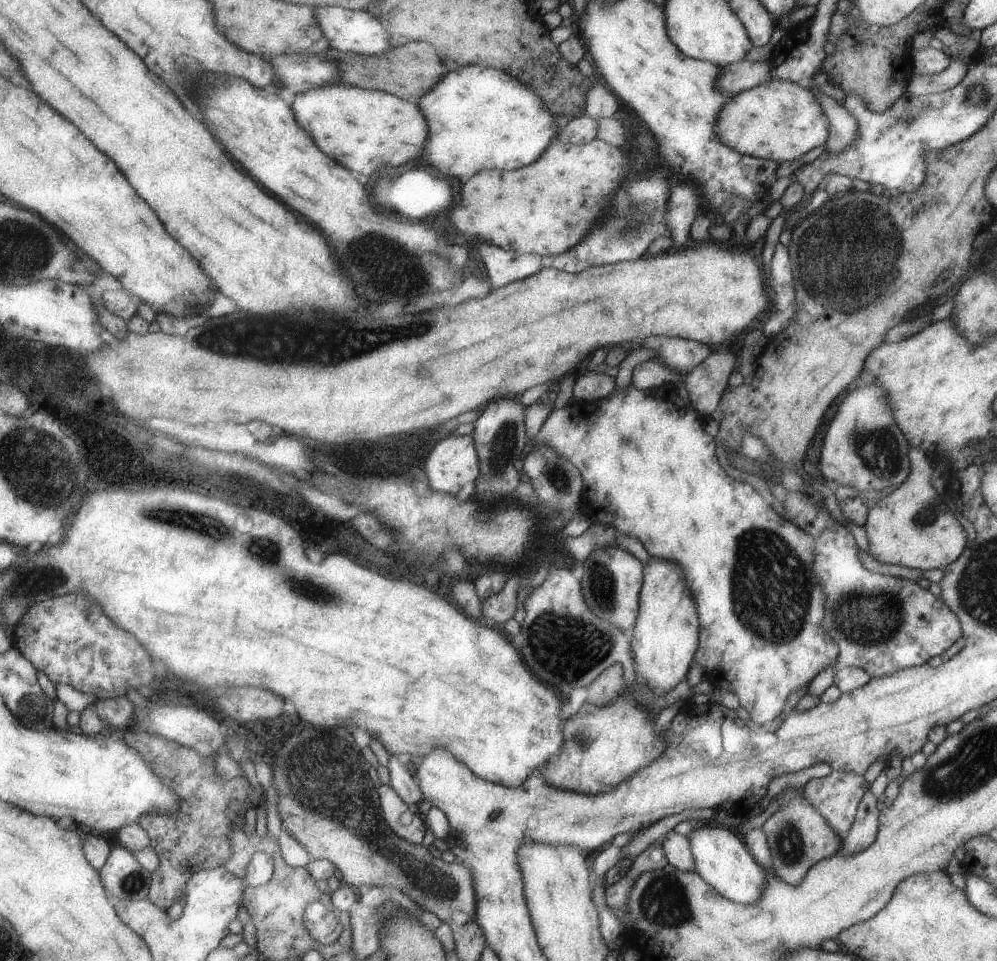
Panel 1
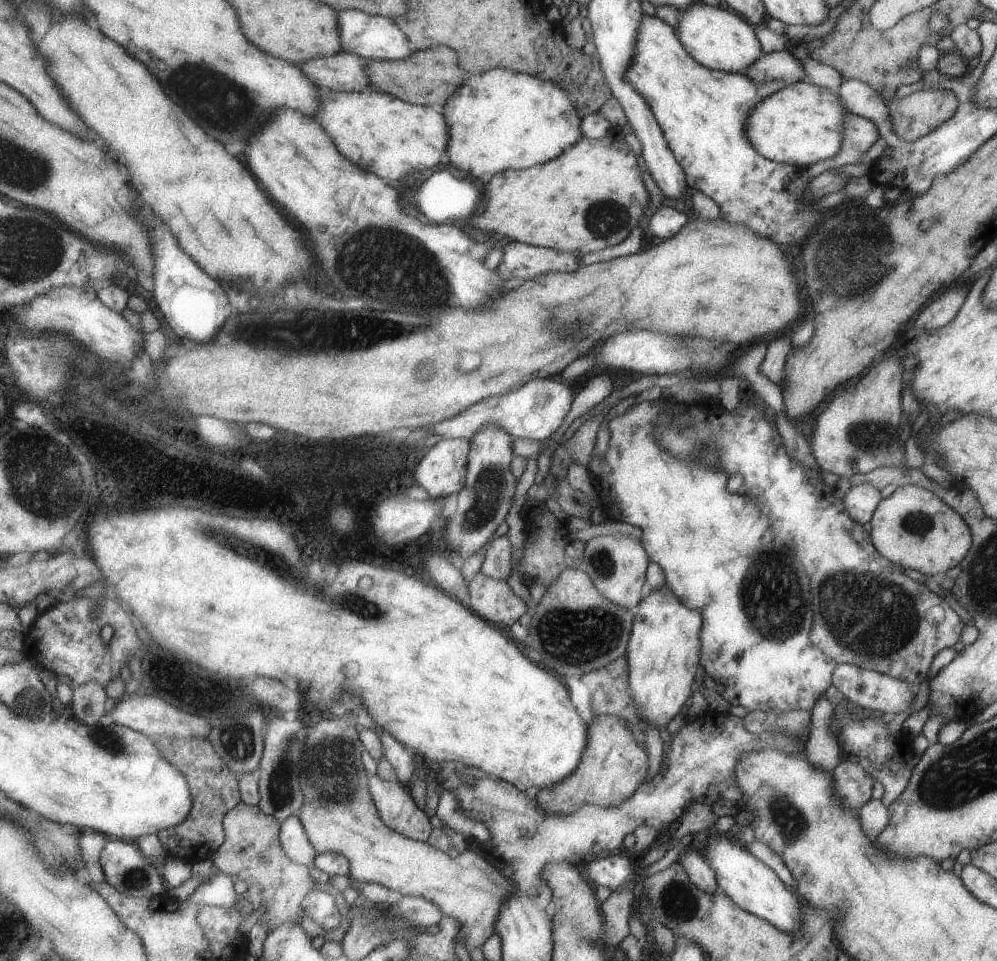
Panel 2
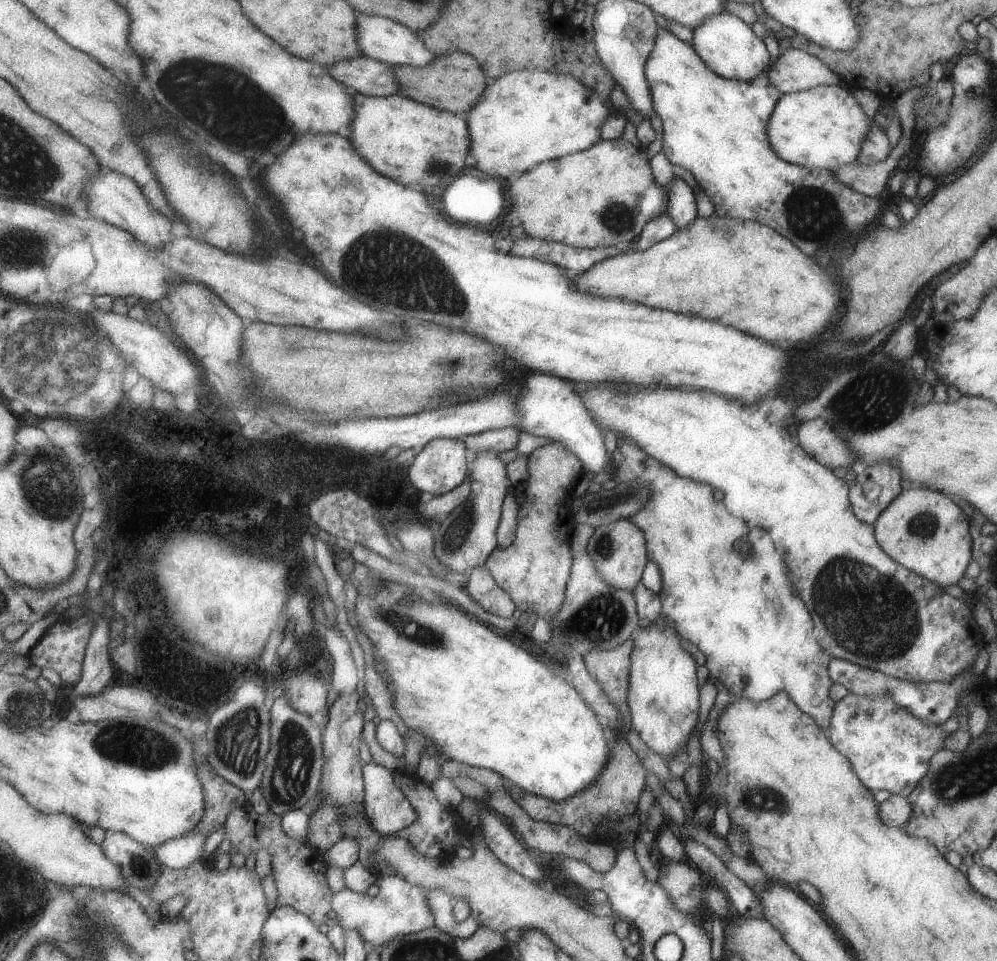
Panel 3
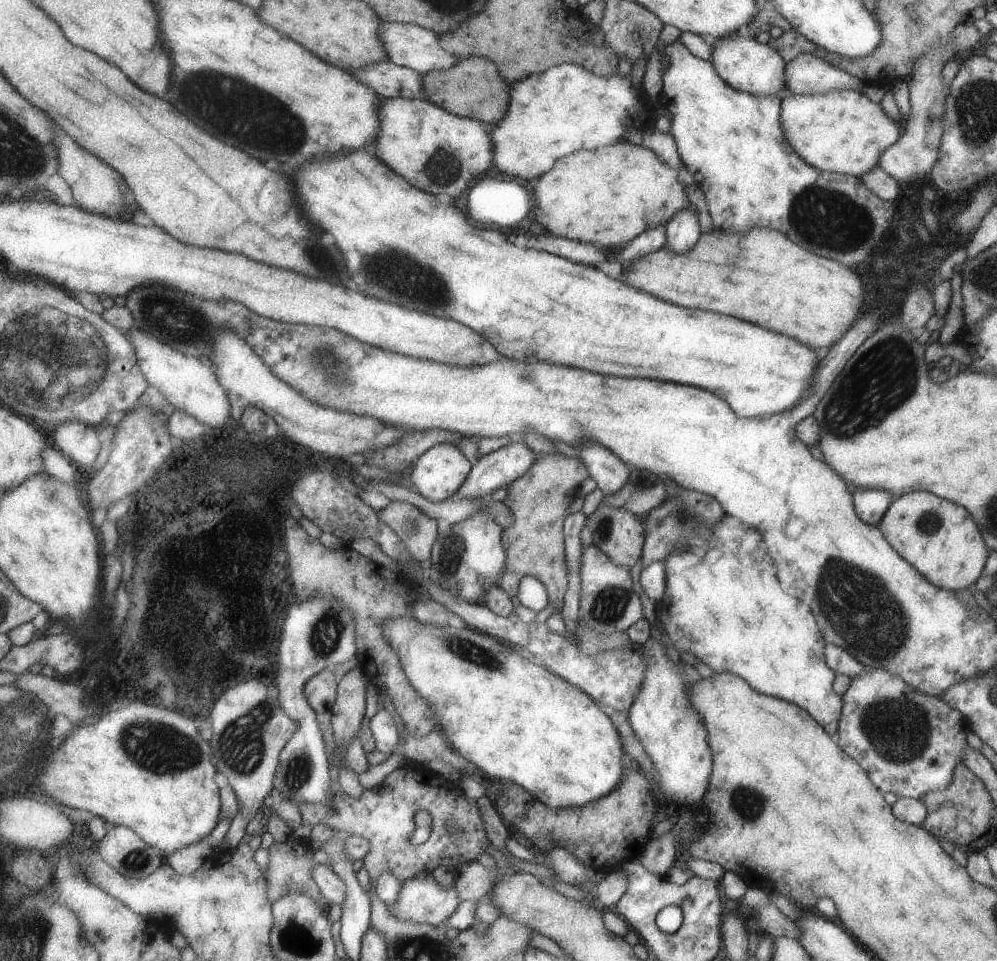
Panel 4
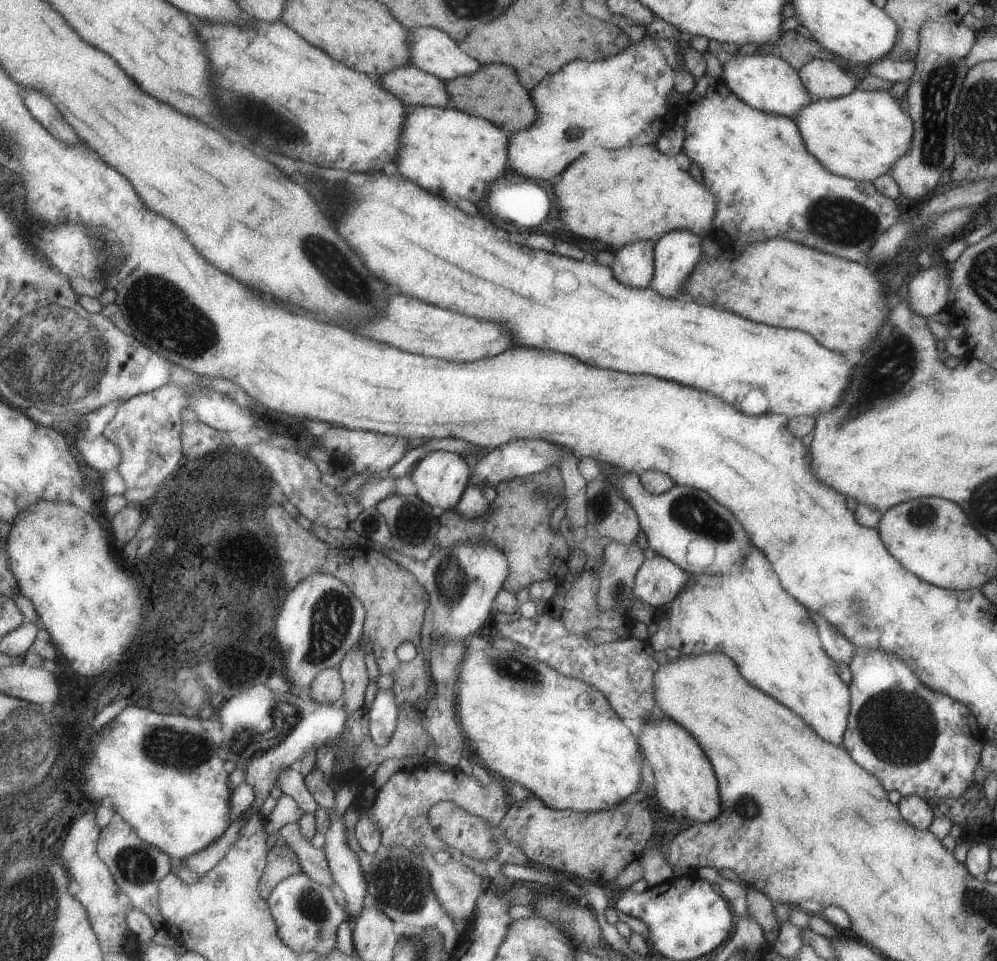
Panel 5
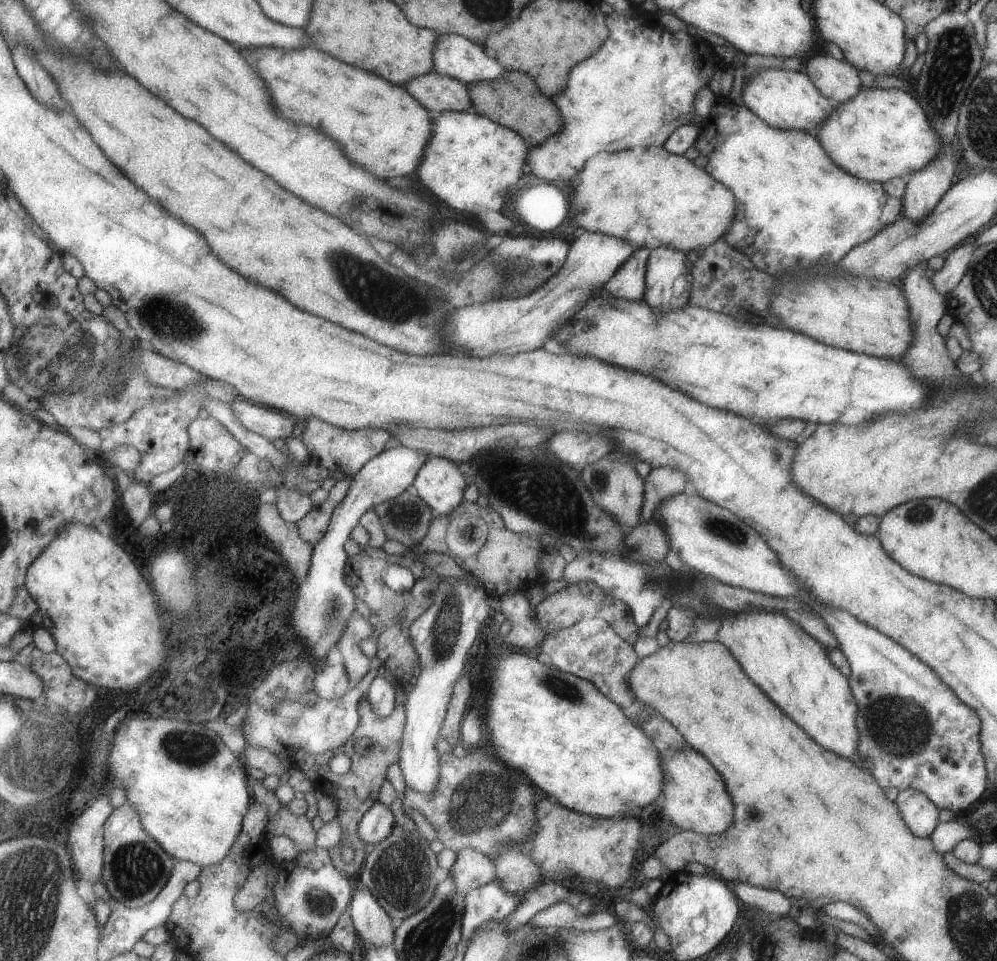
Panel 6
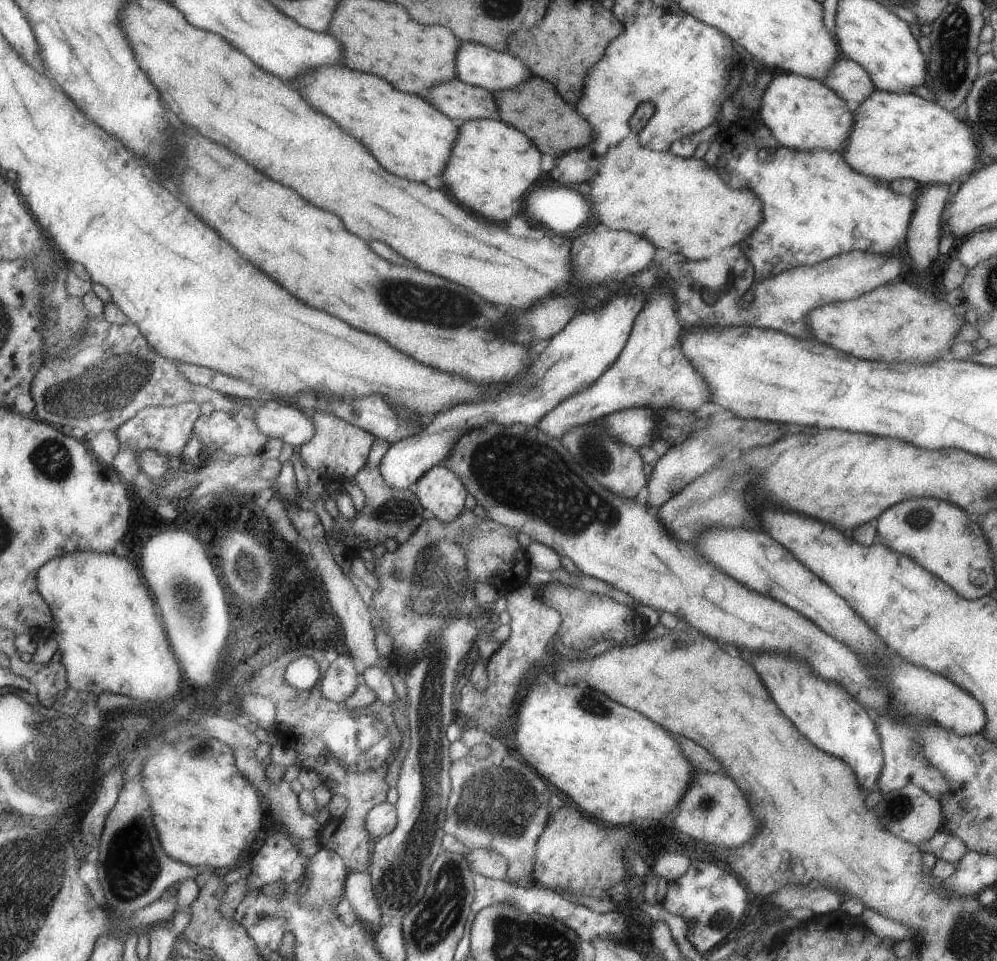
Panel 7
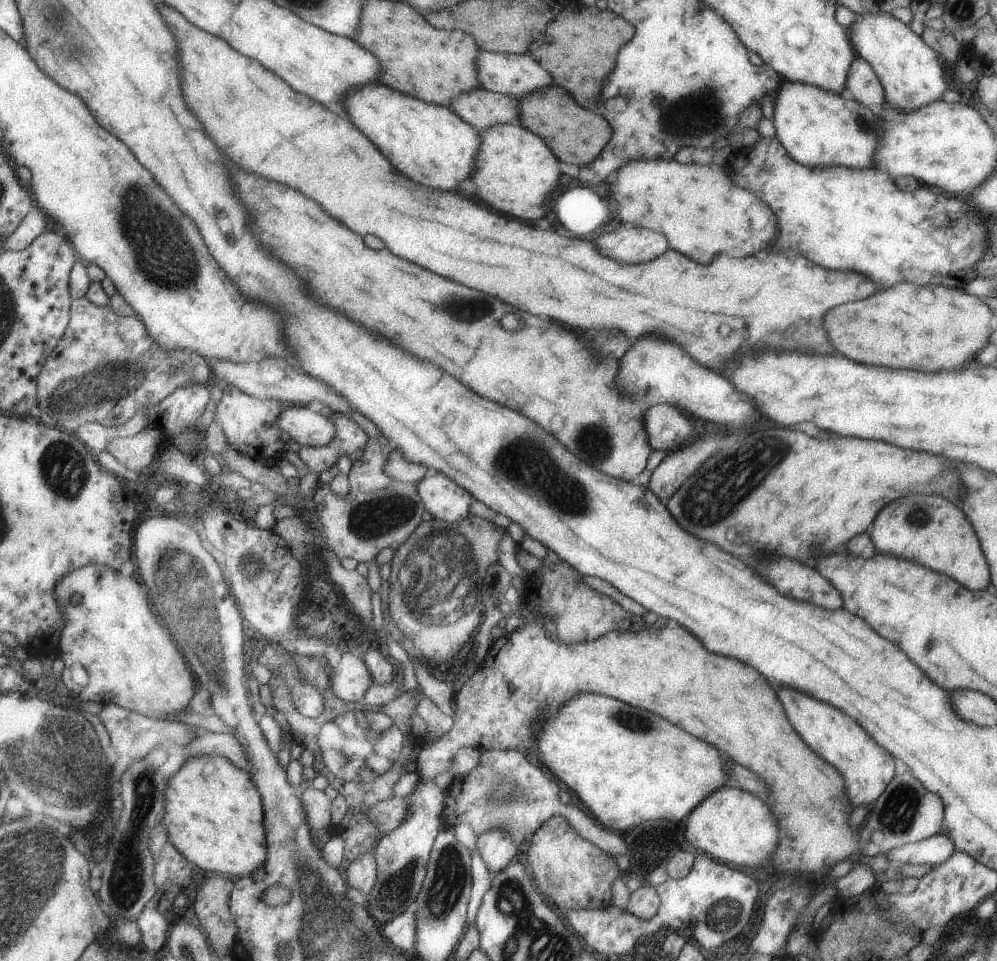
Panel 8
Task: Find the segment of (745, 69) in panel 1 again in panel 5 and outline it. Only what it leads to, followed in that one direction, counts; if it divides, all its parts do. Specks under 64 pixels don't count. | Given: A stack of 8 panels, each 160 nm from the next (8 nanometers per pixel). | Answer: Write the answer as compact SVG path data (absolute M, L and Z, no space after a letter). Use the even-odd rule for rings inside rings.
M811 59L797 70L801 84L811 98L839 98L855 90L853 78L834 62Z

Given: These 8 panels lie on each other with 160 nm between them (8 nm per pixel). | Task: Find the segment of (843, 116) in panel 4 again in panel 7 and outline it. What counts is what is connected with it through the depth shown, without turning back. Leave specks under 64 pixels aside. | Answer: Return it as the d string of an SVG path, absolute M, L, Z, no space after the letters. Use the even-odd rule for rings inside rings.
M874 89L852 112L852 127L841 156L855 172L883 179L888 183L897 179L911 179L919 184L931 182L949 185L954 178L960 177L963 180L973 169L979 167L979 150L967 124L966 120L957 120L954 112L947 112L933 101L923 99L915 93L892 93Z

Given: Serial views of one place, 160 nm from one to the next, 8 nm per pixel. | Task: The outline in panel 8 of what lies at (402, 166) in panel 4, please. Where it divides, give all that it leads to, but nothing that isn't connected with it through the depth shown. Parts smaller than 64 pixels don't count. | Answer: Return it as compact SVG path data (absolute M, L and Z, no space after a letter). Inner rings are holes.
M520 122L496 124L480 132L482 147L478 150L472 182L476 185L476 195L499 212L511 214L523 222L535 222L547 216L550 202L557 195L557 184L561 182L558 156L548 142L534 131L525 128Z

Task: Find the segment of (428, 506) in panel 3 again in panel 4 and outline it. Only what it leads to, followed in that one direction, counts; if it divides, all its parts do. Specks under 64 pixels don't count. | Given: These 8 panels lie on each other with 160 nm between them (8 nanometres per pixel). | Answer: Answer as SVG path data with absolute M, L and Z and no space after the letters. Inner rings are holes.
M514 439L511 444L481 456L456 492L461 499L487 499L497 488L509 487L533 466L536 452Z

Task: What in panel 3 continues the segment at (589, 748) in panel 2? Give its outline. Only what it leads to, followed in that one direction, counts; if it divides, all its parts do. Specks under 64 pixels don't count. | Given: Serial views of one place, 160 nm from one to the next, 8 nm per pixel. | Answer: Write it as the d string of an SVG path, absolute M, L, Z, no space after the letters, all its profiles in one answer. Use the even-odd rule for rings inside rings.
M614 734L612 741L614 743L608 750L606 765L596 778L596 781L586 786L586 789L579 791L575 796L567 800L556 801L527 792L519 785L513 785L510 793L513 795L515 802L518 802L527 811L527 814L530 814L531 818L536 821L570 826L583 838L608 844L606 835L599 835L596 832L598 826L605 819L614 821L615 819L629 816L637 810L637 799L646 786L646 774L648 773L641 759L625 739L621 738L619 734Z

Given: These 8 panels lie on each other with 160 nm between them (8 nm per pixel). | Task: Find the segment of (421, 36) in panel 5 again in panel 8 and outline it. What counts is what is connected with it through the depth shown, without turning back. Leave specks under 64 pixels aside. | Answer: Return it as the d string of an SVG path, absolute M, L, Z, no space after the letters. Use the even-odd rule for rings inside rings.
M481 49L478 54L478 79L481 87L503 93L518 100L538 88L554 84L553 75L533 58L531 52L525 54L498 53Z

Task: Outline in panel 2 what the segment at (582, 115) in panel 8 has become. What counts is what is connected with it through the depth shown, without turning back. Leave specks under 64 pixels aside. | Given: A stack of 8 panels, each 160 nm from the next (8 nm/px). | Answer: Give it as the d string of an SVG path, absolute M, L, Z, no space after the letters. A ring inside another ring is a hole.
M439 46L427 51L414 51L407 58L394 61L368 59L366 64L371 88L394 94L408 103L440 109L448 102L449 94L455 93L467 76L459 66L457 52L447 46Z

